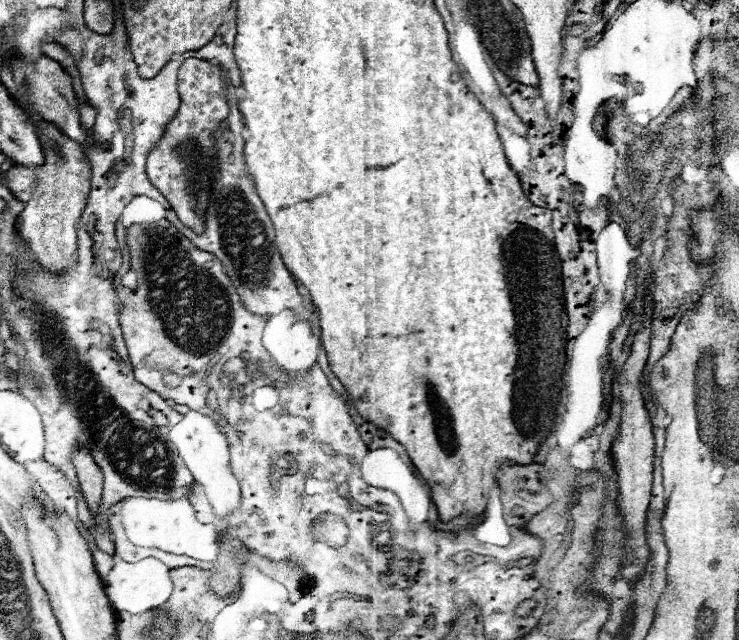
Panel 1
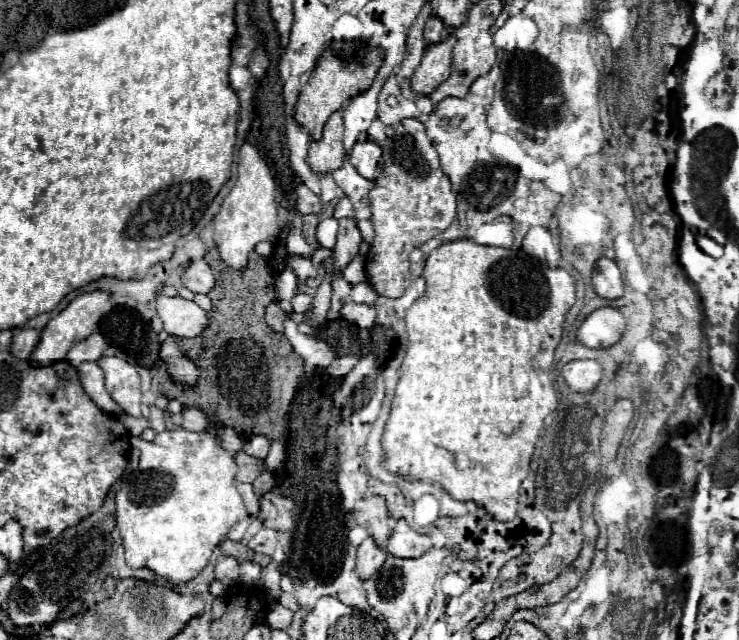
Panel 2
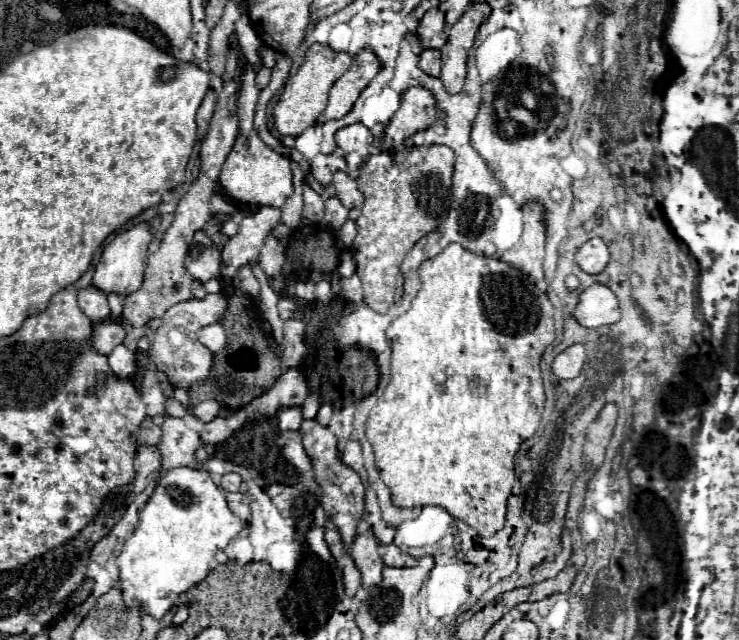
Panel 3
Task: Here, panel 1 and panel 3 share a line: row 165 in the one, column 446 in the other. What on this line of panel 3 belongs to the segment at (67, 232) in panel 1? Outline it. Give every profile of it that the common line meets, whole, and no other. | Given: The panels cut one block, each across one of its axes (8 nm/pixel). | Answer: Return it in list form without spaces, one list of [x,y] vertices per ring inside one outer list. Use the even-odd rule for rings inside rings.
[[[484,2],[470,4],[460,20],[450,28],[448,42],[440,48],[442,52],[442,74],[440,80],[450,94],[464,90],[464,80],[468,72],[468,52],[474,44],[480,24],[490,16],[490,6]]]

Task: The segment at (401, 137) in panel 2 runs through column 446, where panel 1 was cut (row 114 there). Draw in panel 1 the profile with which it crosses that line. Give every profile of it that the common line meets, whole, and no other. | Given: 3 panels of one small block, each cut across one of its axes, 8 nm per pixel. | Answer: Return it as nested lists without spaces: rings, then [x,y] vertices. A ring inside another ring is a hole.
[[[198,58],[184,60],[182,68],[178,70],[178,92],[180,92],[180,102],[182,102],[180,110],[174,116],[174,120],[168,124],[160,144],[148,154],[146,172],[148,172],[150,182],[172,204],[172,208],[178,214],[178,218],[182,220],[182,224],[194,232],[202,232],[204,230],[202,216],[204,216],[204,210],[208,206],[208,186],[210,186],[210,180],[212,180],[214,170],[216,170],[216,162],[212,162],[212,158],[216,156],[216,146],[214,146],[212,134],[218,128],[218,124],[228,116],[228,98],[224,92],[220,68],[210,64],[208,60],[198,60]]]

